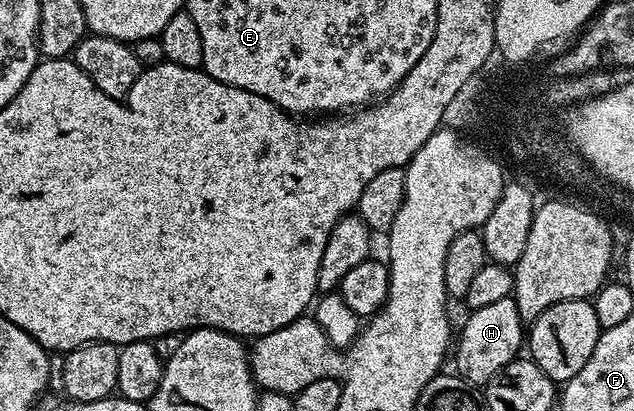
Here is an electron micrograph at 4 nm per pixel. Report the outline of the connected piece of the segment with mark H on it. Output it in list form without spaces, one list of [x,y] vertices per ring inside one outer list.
[[[509,297],[495,305],[486,305],[467,316],[454,343],[455,370],[473,385],[486,385],[503,367],[521,354],[526,339],[526,324],[521,321],[515,298]]]

